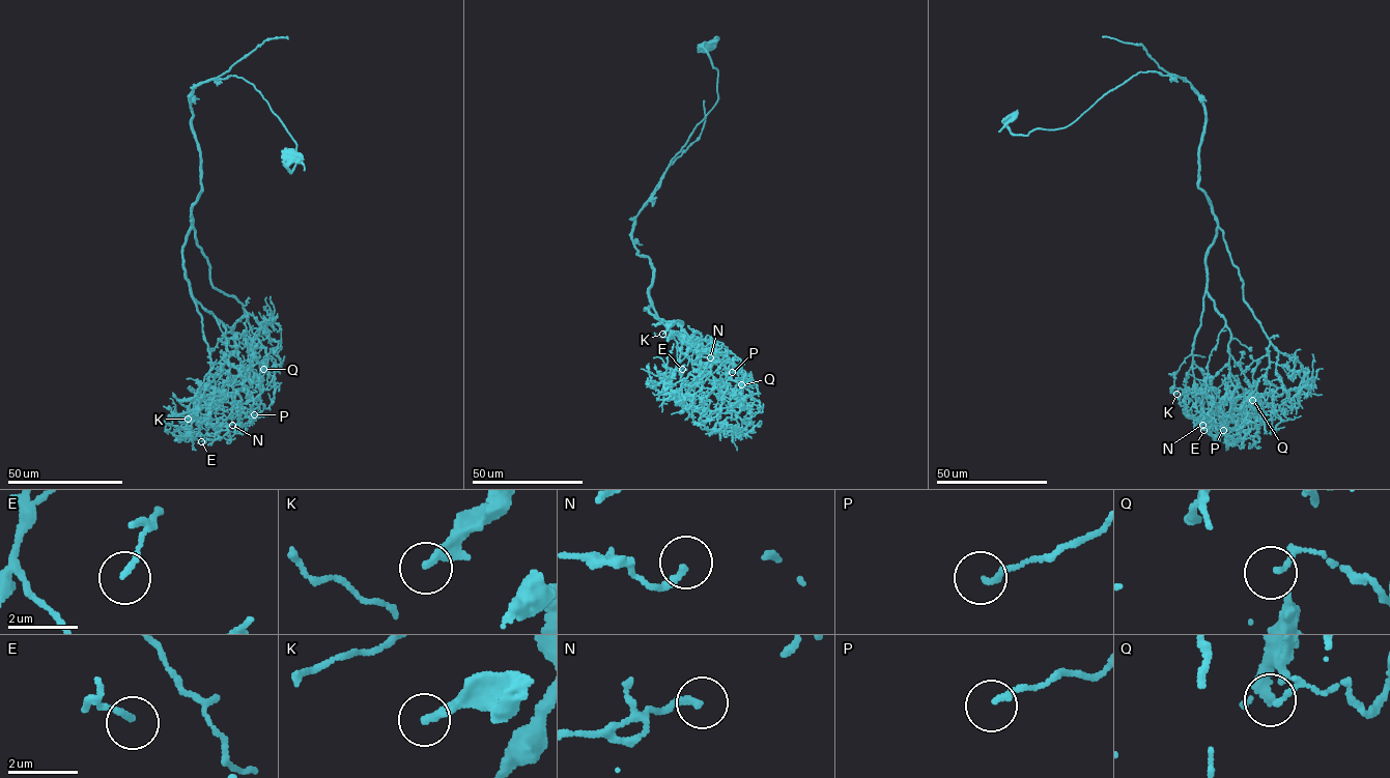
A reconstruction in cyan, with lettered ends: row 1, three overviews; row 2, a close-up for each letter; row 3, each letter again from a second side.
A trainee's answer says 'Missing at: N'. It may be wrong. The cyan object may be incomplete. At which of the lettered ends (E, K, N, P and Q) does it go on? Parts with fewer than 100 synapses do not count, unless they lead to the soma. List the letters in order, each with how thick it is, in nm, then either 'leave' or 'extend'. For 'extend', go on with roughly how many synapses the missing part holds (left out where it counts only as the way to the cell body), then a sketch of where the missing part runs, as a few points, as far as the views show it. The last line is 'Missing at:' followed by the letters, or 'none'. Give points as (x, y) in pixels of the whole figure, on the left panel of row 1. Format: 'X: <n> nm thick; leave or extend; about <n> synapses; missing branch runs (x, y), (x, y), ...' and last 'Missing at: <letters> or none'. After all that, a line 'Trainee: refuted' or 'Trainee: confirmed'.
E: 150 nm thick; leave
K: 240 nm thick; leave
N: 200 nm thick; leave
P: 160 nm thick; leave
Q: 90 nm thick; leave
Missing at: none
Trainee: refuted

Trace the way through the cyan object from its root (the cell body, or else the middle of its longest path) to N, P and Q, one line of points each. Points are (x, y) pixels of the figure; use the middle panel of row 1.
N: (707, 45), (717, 101), (671, 160), (632, 238), (653, 270), (645, 310), (679, 324), (698, 355), (710, 357)
P: (707, 45), (717, 101), (632, 238), (653, 270), (645, 310), (683, 343), (733, 352), (732, 372)
Q: (707, 45), (717, 101), (632, 239), (679, 350), (727, 390), (749, 376), (741, 384)

